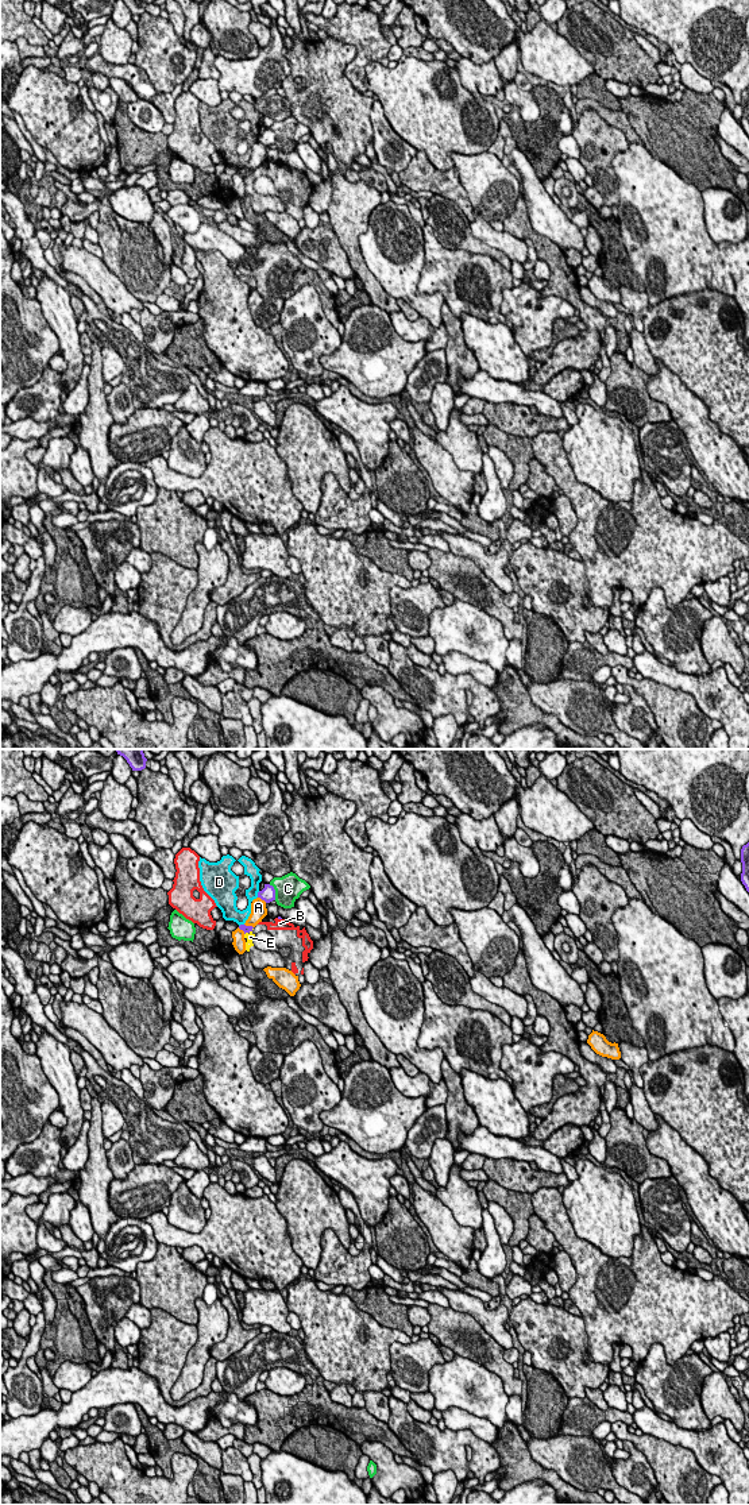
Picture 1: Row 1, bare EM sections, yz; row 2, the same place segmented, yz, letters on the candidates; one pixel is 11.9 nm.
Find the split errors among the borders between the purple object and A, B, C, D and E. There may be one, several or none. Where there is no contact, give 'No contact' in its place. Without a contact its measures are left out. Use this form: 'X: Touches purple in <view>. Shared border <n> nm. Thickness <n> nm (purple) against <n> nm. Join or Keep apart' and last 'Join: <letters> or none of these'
A: Touches purple in yz. Shared border 130 nm. Thickness 180 nm (purple) against 190 nm. Keep apart
B: Touches purple in yz. Shared border 70 nm. Thickness 30 nm (purple) against 130 nm. Keep apart
C: Touches purple in yz. Shared border 200 nm. Thickness 180 nm (purple) against 320 nm. Keep apart
D: Touches purple in yz. Shared border 90 nm. Thickness 180 nm (purple) against 140 nm. Keep apart
E: Touches purple in yz. Shared border 140 nm. Thickness 90 nm (purple) against 100 nm. Keep apart
Join: none of these

